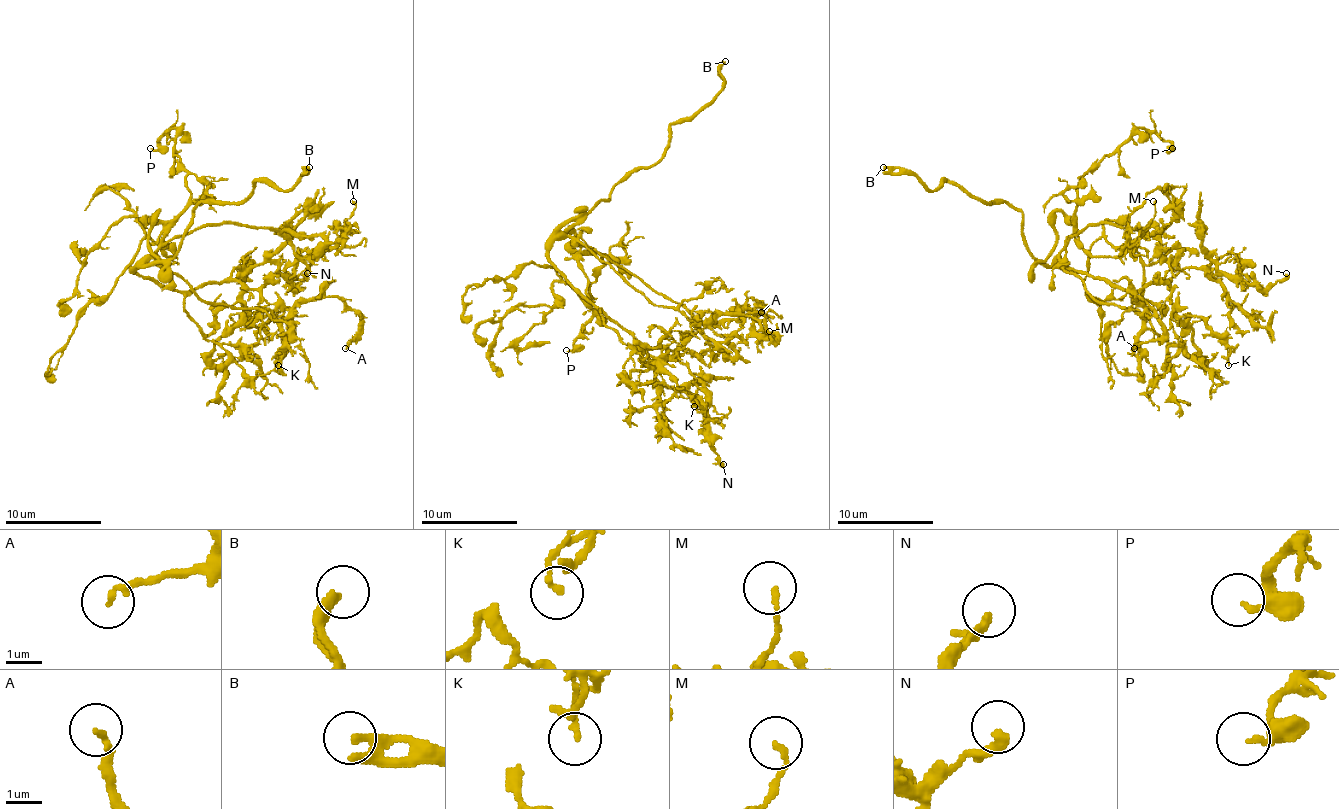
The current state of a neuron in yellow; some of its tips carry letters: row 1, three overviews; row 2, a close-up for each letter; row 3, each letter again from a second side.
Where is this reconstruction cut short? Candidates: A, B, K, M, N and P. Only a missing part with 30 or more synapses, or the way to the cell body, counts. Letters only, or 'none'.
B

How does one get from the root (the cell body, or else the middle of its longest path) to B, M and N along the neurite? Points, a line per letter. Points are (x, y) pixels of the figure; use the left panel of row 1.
B: (150, 254), (174, 256), (191, 213), (201, 203), (239, 203), (254, 181), (290, 189), (309, 167)
M: (150, 254), (181, 235), (220, 222), (324, 235), (336, 242), (353, 213), (353, 201)
N: (150, 254), (133, 271), (177, 290), (222, 283), (234, 268), (268, 261), (273, 261), (295, 288), (307, 273)

